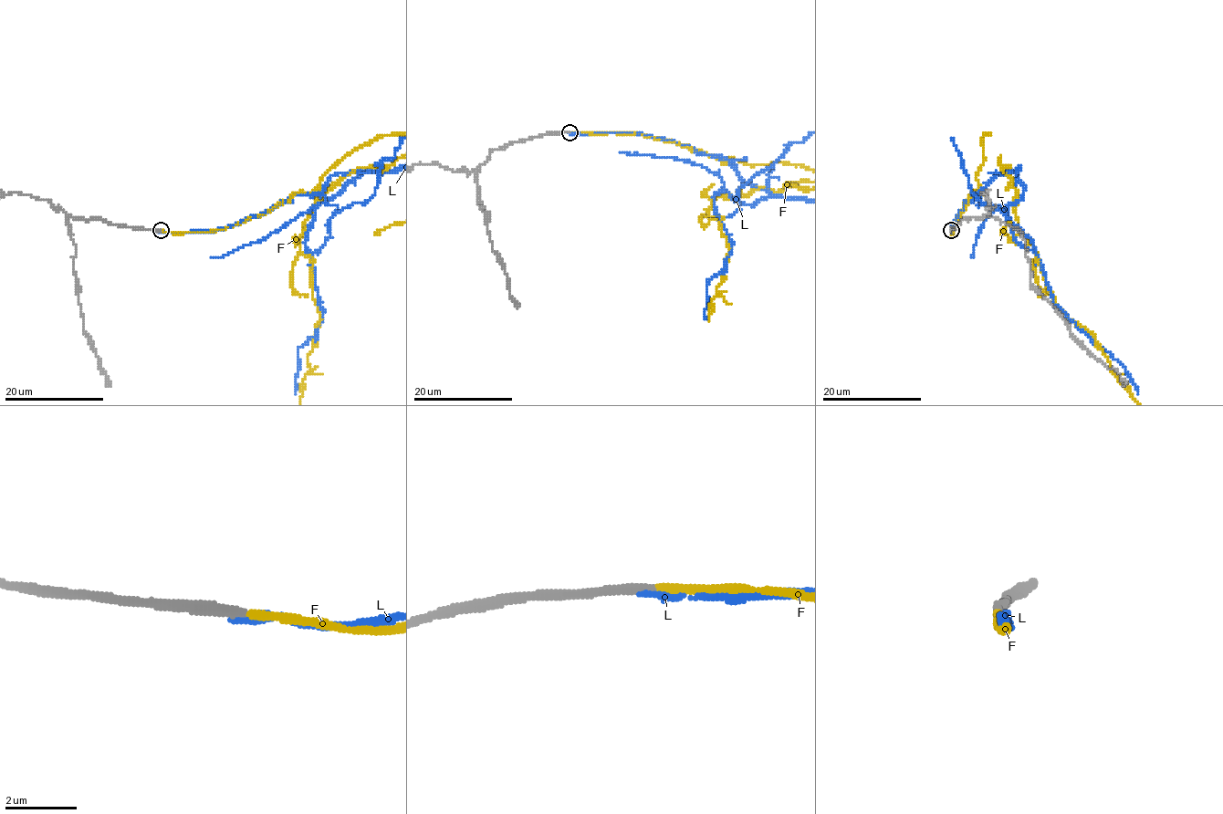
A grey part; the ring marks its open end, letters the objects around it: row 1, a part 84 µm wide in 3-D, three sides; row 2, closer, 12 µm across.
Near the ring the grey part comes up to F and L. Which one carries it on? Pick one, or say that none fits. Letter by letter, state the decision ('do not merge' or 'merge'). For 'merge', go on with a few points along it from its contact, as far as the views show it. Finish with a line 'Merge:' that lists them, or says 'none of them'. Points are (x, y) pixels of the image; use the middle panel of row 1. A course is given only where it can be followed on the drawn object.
F: merge
L: do not merge
Merge: F

